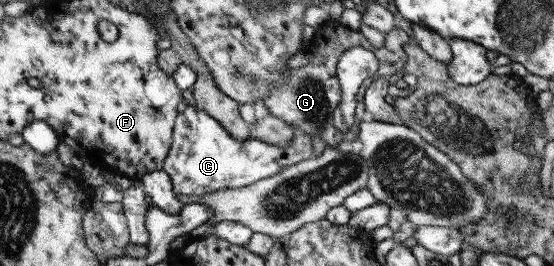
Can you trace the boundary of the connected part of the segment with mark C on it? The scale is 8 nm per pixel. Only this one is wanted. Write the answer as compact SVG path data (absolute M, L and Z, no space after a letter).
M185 106L174 120L171 145L164 158L162 170L171 180L175 195L202 196L219 191L220 188L244 188L275 175L286 166L314 158L310 139L308 134L297 132L286 147L268 145L252 138L237 141L206 112L194 106Z

